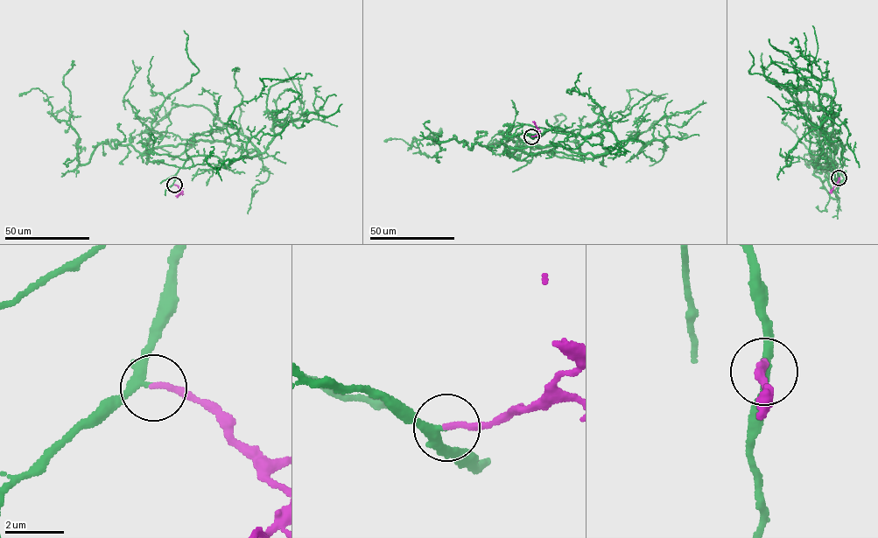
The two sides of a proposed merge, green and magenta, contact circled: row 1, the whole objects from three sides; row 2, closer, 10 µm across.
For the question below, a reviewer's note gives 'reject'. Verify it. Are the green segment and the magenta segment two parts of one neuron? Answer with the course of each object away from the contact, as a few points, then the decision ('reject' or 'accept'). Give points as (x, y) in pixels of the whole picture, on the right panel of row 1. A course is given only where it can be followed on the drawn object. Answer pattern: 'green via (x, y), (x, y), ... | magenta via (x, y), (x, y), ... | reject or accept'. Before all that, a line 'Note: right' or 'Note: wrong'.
Note: wrong
green via (839, 178), (818, 157), (815, 166), (835, 161), (826, 163), (833, 199), (804, 154), (810, 168) | magenta via (839, 178), (830, 192) | accept

